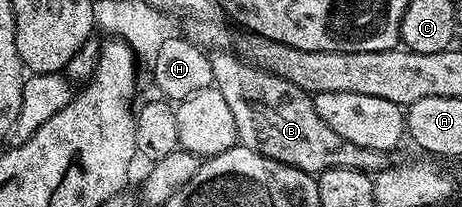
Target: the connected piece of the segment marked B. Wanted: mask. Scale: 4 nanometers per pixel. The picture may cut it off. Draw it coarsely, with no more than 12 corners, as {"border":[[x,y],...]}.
{"border":[[228,49],[210,52],[213,88],[238,142],[314,175],[376,175],[389,153],[319,119],[295,83]]}

